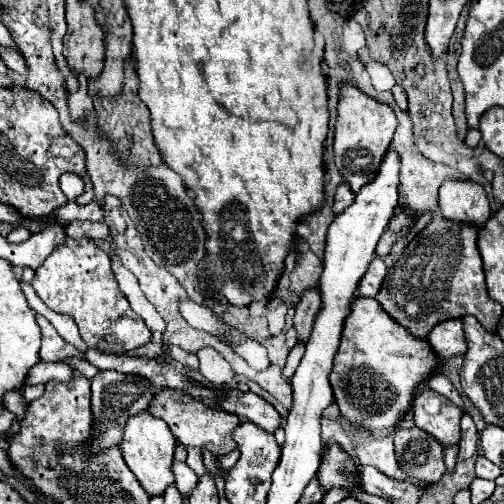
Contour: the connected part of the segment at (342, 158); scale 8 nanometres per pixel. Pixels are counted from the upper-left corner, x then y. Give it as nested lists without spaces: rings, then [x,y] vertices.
[[[342,84],[338,100],[338,122],[334,134],[334,162],[344,180],[350,184],[352,192],[368,184],[380,166],[382,156],[386,154],[392,134],[396,130],[396,114],[390,104],[378,102],[364,94],[352,84]]]

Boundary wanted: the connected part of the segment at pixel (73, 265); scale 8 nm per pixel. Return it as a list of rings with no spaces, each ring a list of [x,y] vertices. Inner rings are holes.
[[[66,238],[66,242],[60,244],[56,252],[52,252],[36,270],[32,288],[48,308],[74,318],[88,348],[104,354],[124,354],[150,342],[152,332],[148,330],[146,322],[130,308],[126,296],[118,288],[110,256],[86,238],[78,242]]]

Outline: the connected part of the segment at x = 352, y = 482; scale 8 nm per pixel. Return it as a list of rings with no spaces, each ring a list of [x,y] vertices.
[[[330,442],[326,446],[326,460],[322,460],[318,478],[320,482],[324,482],[324,486],[328,486],[328,490],[336,486],[358,490],[356,488],[356,464],[346,452],[342,452],[340,446],[336,446],[336,442]]]

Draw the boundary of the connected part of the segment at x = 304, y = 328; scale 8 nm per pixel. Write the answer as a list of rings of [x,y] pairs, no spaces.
[[[312,286],[310,290],[302,292],[300,302],[296,304],[294,328],[298,330],[298,340],[308,340],[318,312],[320,312],[320,288]]]

